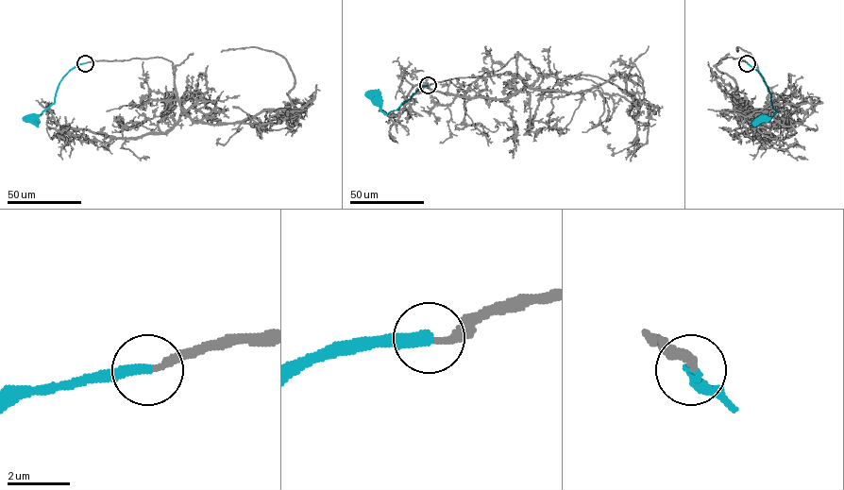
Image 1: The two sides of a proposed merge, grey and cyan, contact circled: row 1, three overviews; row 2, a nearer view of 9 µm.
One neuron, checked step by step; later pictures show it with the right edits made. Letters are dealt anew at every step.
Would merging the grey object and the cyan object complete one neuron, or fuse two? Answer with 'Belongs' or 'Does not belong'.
Belongs

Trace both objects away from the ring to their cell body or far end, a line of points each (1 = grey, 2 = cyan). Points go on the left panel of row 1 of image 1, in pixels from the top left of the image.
1: (85, 63), (171, 61), (194, 121), (265, 124), (294, 111), (284, 58), (221, 52)
2: (85, 63), (77, 64), (63, 76), (55, 101), (33, 116)

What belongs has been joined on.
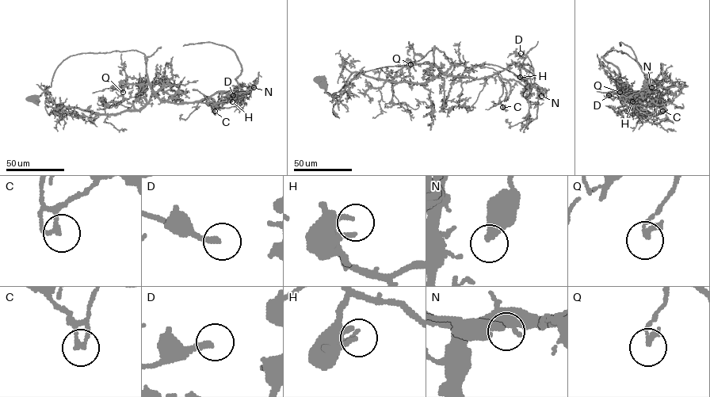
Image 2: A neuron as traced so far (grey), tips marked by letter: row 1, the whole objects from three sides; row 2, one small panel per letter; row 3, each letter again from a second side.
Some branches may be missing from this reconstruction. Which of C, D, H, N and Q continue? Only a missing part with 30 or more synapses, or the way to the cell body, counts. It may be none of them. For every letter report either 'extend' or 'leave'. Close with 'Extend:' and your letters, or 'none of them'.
C: leave
D: extend
H: leave
N: leave
Q: leave
Extend: D

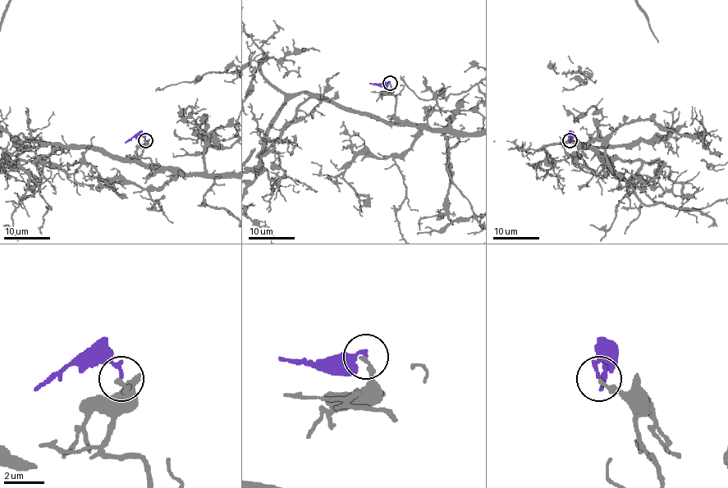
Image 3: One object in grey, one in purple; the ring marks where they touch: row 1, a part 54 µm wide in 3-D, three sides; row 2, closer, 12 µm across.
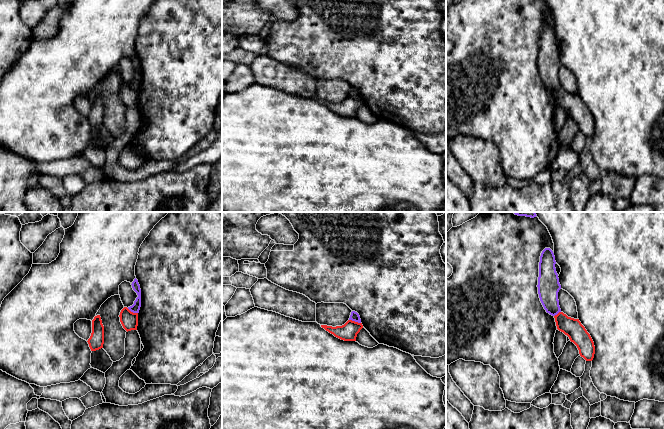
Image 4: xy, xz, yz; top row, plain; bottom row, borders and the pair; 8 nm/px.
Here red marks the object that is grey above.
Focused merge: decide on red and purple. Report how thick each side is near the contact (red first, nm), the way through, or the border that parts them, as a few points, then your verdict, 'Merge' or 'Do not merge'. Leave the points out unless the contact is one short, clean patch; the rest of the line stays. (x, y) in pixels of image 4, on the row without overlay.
Thickness 140 nm (red) against 70 nm. Boundary: xz (349, 95), (360, 99). Do not merge

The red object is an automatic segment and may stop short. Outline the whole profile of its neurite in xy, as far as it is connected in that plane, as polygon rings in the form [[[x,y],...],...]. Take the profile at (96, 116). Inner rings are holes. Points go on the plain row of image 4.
[[[100,91],[95,92],[92,96],[92,109],[87,118],[91,127],[96,127],[103,124],[104,102],[102,100]]]

